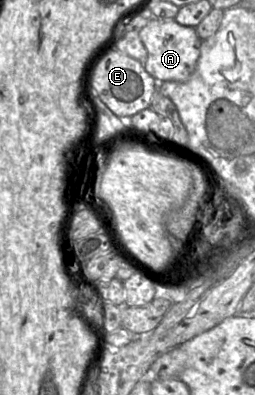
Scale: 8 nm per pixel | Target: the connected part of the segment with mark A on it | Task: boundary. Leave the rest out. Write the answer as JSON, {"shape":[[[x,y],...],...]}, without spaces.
{"shape":[[[152,18],[139,35],[148,54],[144,67],[157,82],[186,82],[190,78],[200,57],[202,41],[194,27],[180,25],[175,19]]]}

